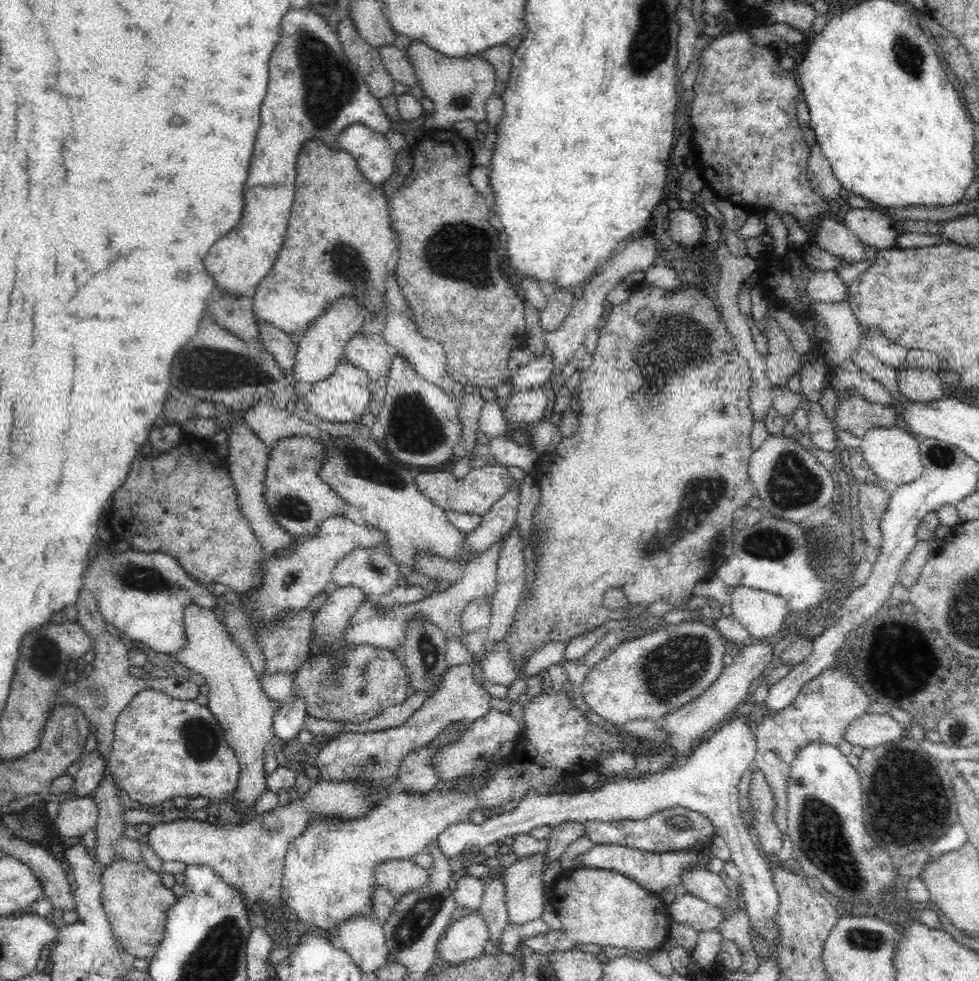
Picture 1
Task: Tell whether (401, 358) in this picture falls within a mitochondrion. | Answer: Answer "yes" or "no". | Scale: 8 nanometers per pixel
no

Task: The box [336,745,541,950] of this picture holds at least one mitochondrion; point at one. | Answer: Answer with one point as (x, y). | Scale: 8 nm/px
(416, 919)

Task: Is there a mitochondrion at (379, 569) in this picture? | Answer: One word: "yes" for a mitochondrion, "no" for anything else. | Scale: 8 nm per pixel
yes

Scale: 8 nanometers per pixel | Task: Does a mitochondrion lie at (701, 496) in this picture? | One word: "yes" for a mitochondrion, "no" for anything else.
yes

